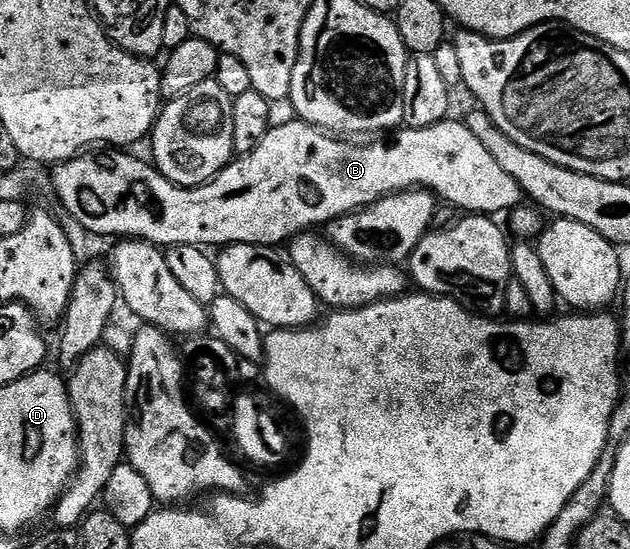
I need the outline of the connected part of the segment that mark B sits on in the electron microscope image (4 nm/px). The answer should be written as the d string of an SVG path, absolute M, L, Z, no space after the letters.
M446 120L418 130L401 128L390 137L394 137L390 142L369 140L366 146L352 146L349 143L352 141L318 130L310 122L292 121L282 126L274 125L267 136L263 136L255 152L240 155L203 186L177 186L164 178L156 166L146 159L145 163L141 158L132 158L129 152L85 152L52 167L53 194L65 205L64 213L75 216L75 220L79 220L79 224L83 224L83 228L92 234L118 234L116 237L121 240L151 242L162 248L224 248L235 244L277 248L297 235L317 228L313 226L324 227L336 218L362 210L389 194L414 188L430 191L442 203L450 202L465 210L461 212L473 216L497 216L500 210L510 212L522 205L523 195L519 184L515 184L515 180L503 172L495 156L491 156L491 152L487 152L487 148L475 140L464 121Z

